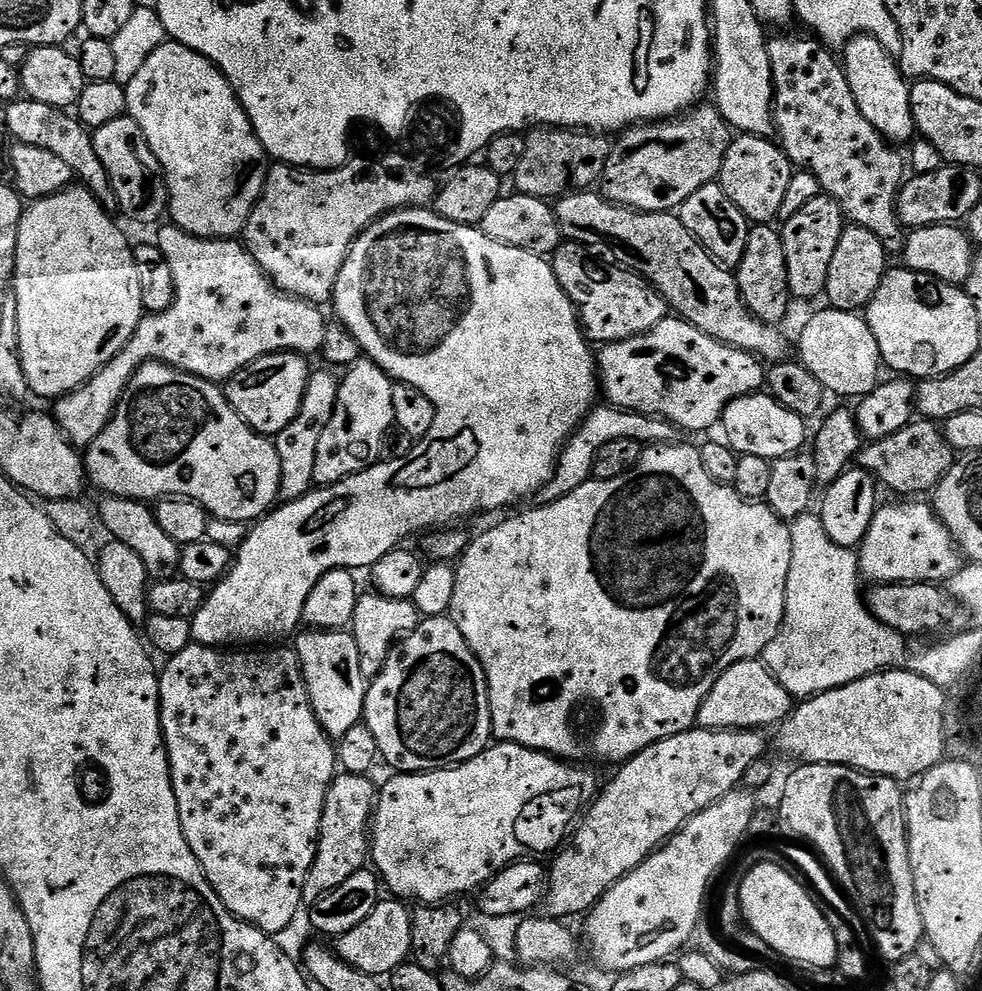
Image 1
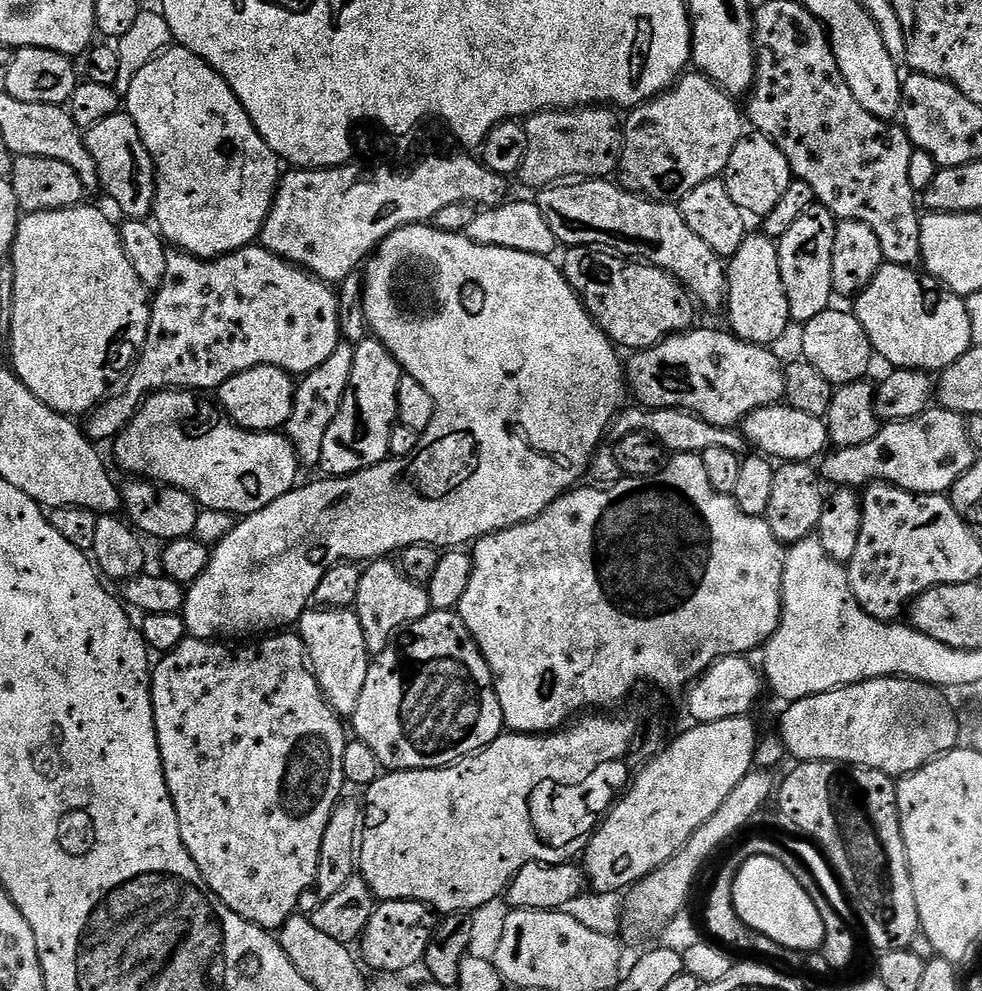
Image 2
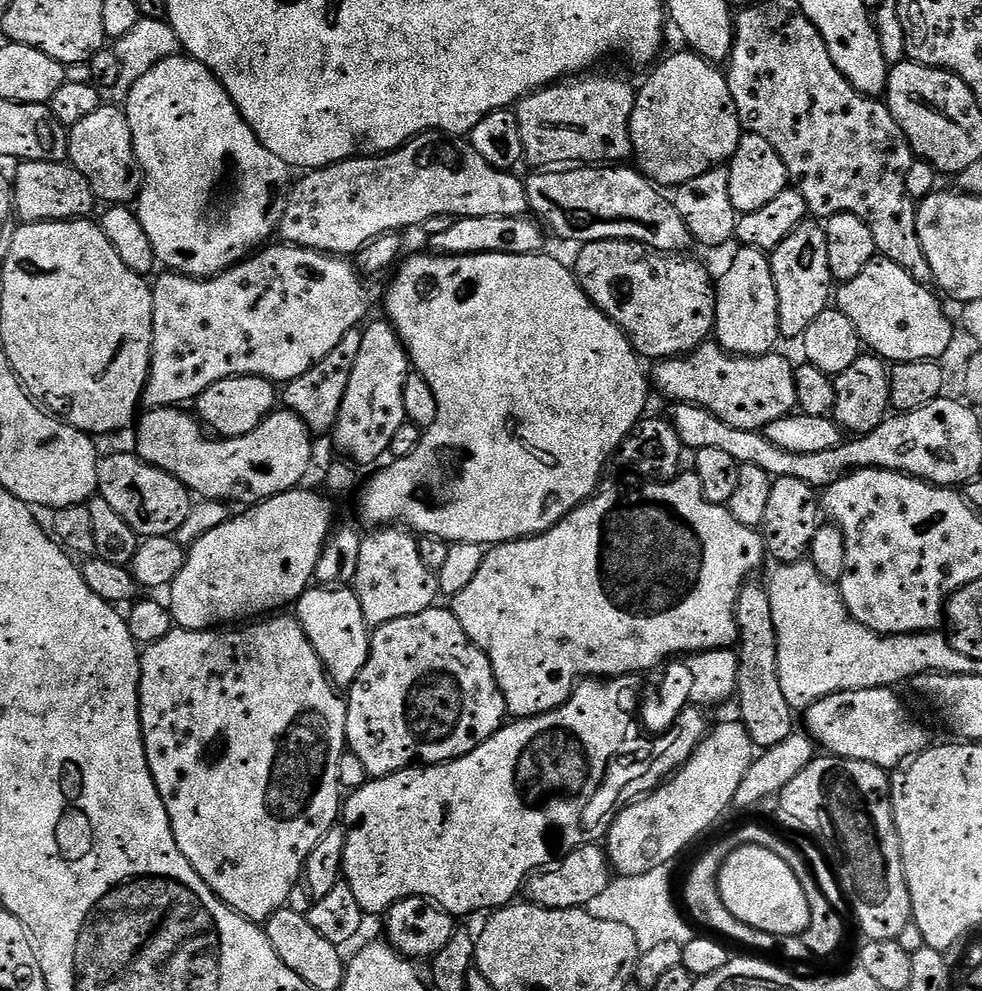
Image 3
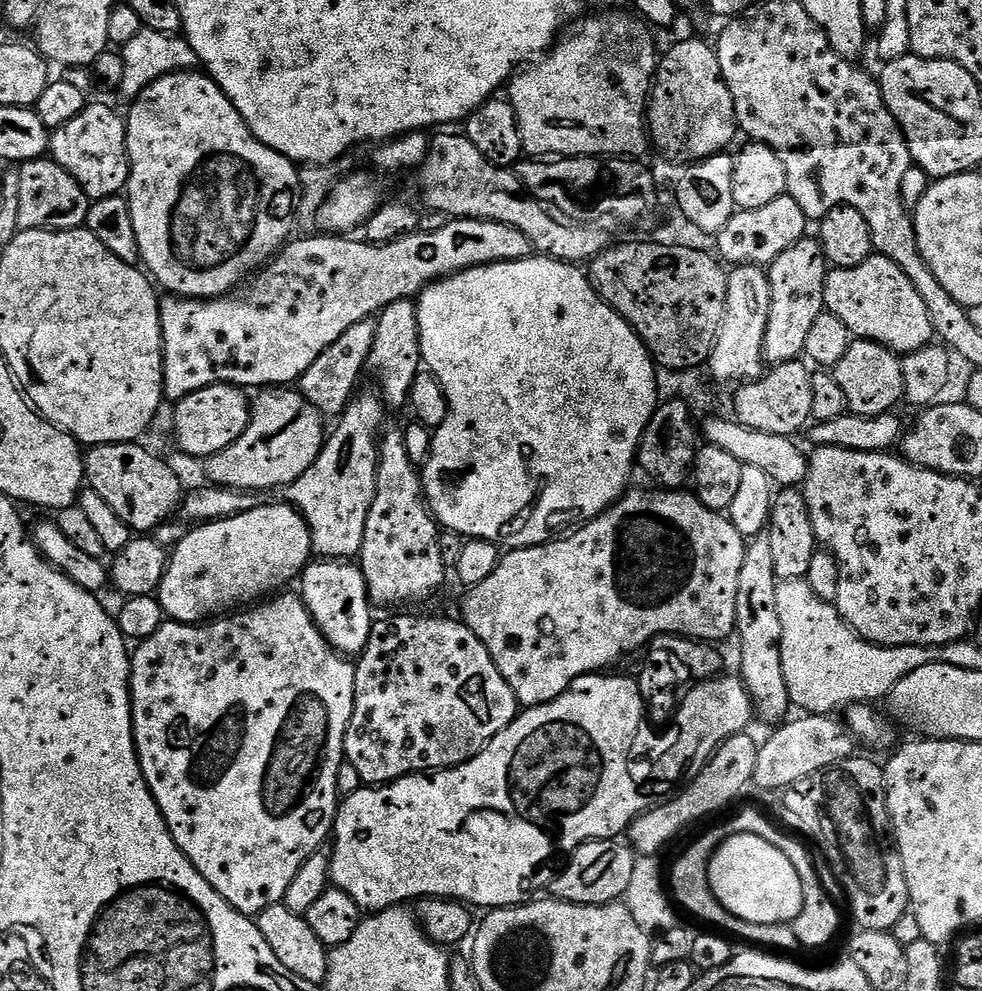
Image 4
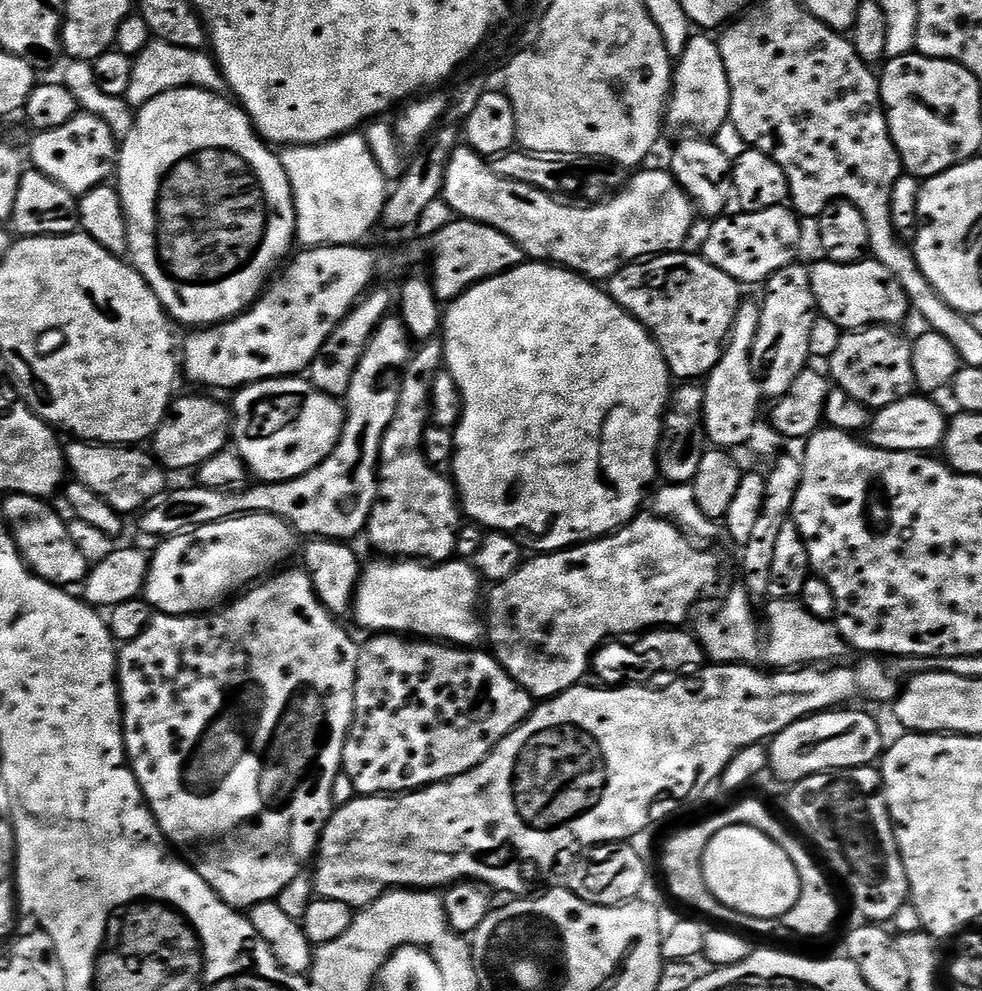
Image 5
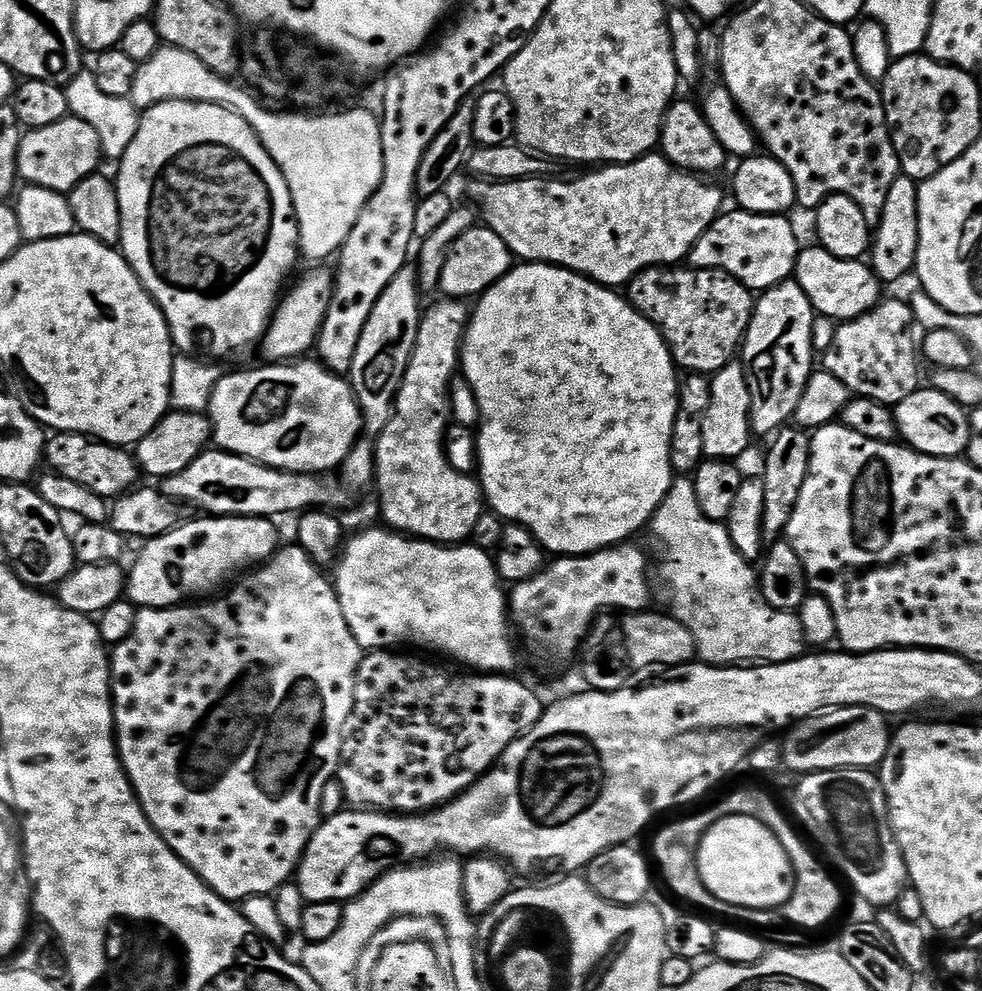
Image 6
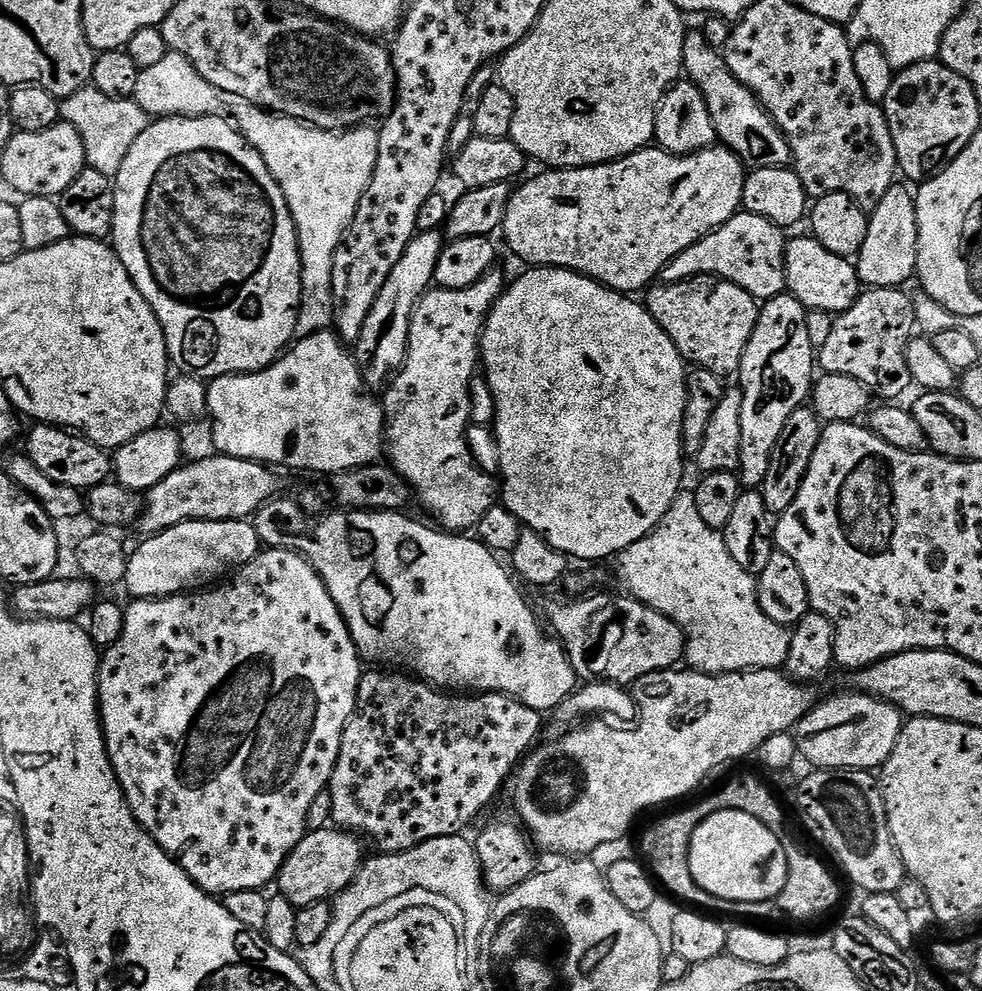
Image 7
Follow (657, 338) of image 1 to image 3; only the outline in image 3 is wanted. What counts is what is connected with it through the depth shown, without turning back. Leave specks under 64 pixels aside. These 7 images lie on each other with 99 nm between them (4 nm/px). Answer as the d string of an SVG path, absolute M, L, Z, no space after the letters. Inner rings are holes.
M705 342L687 356L659 361L650 376L655 391L657 388L669 396L669 401L697 404L722 418L726 426L734 426L734 430L759 432L767 430L770 422L778 422L778 418L793 415L796 408L796 368L786 357L776 355L733 356L719 344Z

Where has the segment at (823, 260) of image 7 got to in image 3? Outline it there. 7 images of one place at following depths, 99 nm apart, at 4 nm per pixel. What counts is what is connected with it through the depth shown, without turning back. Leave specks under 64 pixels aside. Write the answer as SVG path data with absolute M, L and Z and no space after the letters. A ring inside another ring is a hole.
M877 255L858 278L845 280L835 289L834 304L839 312L850 318L861 341L867 347L869 344L872 347L869 349L881 360L897 364L915 360L939 361L952 344L952 324L940 305L941 297L928 286L906 274L902 266Z

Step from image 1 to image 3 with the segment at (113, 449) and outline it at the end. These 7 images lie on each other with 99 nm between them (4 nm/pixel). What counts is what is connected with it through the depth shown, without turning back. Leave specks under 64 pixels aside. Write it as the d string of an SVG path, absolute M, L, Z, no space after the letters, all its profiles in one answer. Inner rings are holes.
M180 406L145 411L134 428L134 433L136 432L134 451L146 463L158 466L166 470L166 474L178 478L178 482L185 484L189 492L197 497L227 502L232 506L235 504L251 506L274 498L283 492L299 489L303 485L300 483L303 482L304 475L312 464L314 436L293 412L274 410L257 428L250 430L250 434L245 436L213 438L211 435L204 436L205 429L191 411L188 411L189 413L184 411L188 410Z

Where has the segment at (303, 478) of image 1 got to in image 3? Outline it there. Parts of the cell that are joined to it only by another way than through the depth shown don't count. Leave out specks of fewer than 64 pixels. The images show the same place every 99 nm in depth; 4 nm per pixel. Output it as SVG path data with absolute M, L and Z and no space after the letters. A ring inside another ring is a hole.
M351 328L346 338L342 338L342 342L334 346L334 350L330 350L325 360L318 361L313 368L306 370L306 374L283 385L283 407L300 418L309 432L331 433L335 429L336 419L342 410L342 398L346 398L346 386L350 386L350 374L354 370L354 362L358 358L360 347L362 347L362 331L360 328Z

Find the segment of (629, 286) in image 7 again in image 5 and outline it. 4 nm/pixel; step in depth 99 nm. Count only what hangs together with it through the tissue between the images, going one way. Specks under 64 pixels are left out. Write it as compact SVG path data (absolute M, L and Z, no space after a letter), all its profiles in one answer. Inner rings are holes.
M458 146L452 155L452 161L448 163L446 178L444 179L444 194L442 199L452 207L453 213L455 213L457 217L465 220L473 220L479 224L488 224L494 230L506 234L506 238L513 240L513 242L524 251L525 257L531 258L536 262L551 262L561 268L578 272L581 276L593 282L604 282L607 281L609 276L613 276L619 268L624 268L628 264L635 264L636 261L643 260L650 256L662 256L666 252L675 252L683 249L685 245L687 245L684 243L687 242L688 235L692 232L692 223L694 223L695 220L698 220L698 213L692 203L692 199L687 196L684 192L684 187L676 181L676 177L672 175L671 171L664 169L663 172L660 168L647 168L648 167L645 167L643 170L640 170L645 170L645 172L637 171L635 173L637 176L634 177L629 184L627 181L627 183L625 183L611 198L605 198L599 202L592 202L587 206L581 206L576 202L565 202L563 199L553 196L551 192L543 192L534 186L530 186L526 182L514 182L510 178L502 178L494 169L492 169L491 163L489 163L485 157L479 156L473 148Z

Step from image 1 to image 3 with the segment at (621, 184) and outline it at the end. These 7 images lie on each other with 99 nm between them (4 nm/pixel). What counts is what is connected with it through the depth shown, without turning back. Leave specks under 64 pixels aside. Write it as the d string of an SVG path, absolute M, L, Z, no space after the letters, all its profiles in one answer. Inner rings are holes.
M691 50L683 51L676 52L673 56L665 55L651 69L652 77L644 85L639 85L628 127L632 135L635 167L645 178L664 190L675 190L681 184L690 182L690 178L698 178L711 168L727 165L734 150L738 150L742 135L740 115L730 94L727 75L721 69L719 72L716 69L719 67L713 61L704 60Z

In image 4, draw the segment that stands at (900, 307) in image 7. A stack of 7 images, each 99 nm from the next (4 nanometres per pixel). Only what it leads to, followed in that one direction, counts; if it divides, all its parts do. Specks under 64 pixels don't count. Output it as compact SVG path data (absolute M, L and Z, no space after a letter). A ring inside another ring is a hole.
M853 339L842 362L836 364L834 375L842 394L846 394L851 415L887 416L896 403L904 400L901 357L873 340Z

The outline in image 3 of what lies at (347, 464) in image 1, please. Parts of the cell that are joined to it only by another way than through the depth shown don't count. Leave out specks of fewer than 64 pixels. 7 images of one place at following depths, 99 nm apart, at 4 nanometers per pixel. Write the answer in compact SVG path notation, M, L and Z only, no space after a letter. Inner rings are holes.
M381 318L370 324L362 331L362 347L358 350L358 358L350 374L350 386L346 386L346 398L342 398L342 410L334 429L337 446L356 466L372 464L380 455L385 455L390 442L394 442L398 426L406 423L402 390L410 371L408 352L387 319Z

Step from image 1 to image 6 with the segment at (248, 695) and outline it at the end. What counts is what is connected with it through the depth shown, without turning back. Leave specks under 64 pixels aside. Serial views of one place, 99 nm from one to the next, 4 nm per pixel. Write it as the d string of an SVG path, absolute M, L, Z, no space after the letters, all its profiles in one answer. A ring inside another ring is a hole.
M299 546L293 548L281 547L276 555L265 560L255 570L249 571L243 578L235 581L236 588L229 587L221 600L208 598L203 602L185 602L176 605L174 608L141 608L136 613L134 630L130 630L130 638L126 638L122 643L115 645L110 652L110 663L112 665L112 709L116 715L116 748L120 752L120 761L124 764L124 773L128 775L128 780L132 784L132 789L140 799L142 810L146 818L158 830L158 834L202 878L202 882L212 892L217 892L220 897L229 902L242 902L251 896L272 896L282 885L289 883L293 879L294 873L300 867L300 860L304 856L306 846L310 838L316 833L316 829L322 823L320 814L320 803L322 802L322 790L326 782L330 782L337 775L340 767L340 751L342 750L342 738L344 737L344 727L352 713L354 706L354 682L356 681L356 671L362 659L362 649L360 643L354 638L350 626L346 622L346 614L342 614L342 606L339 598L336 597L336 589L333 581L323 576L321 565L316 564L306 554L306 550Z

